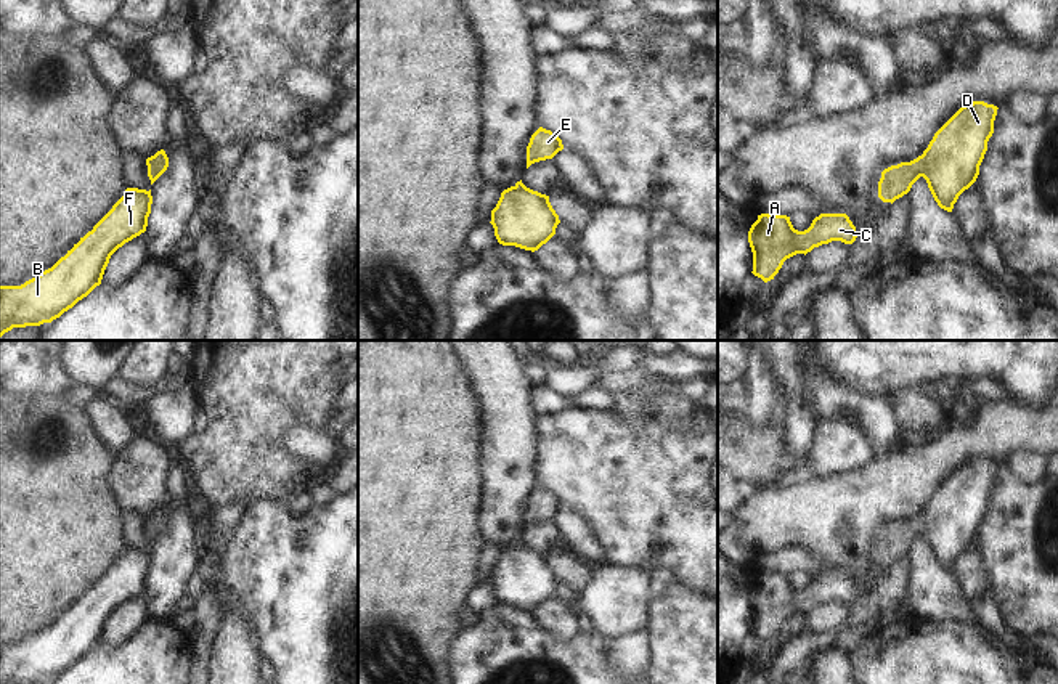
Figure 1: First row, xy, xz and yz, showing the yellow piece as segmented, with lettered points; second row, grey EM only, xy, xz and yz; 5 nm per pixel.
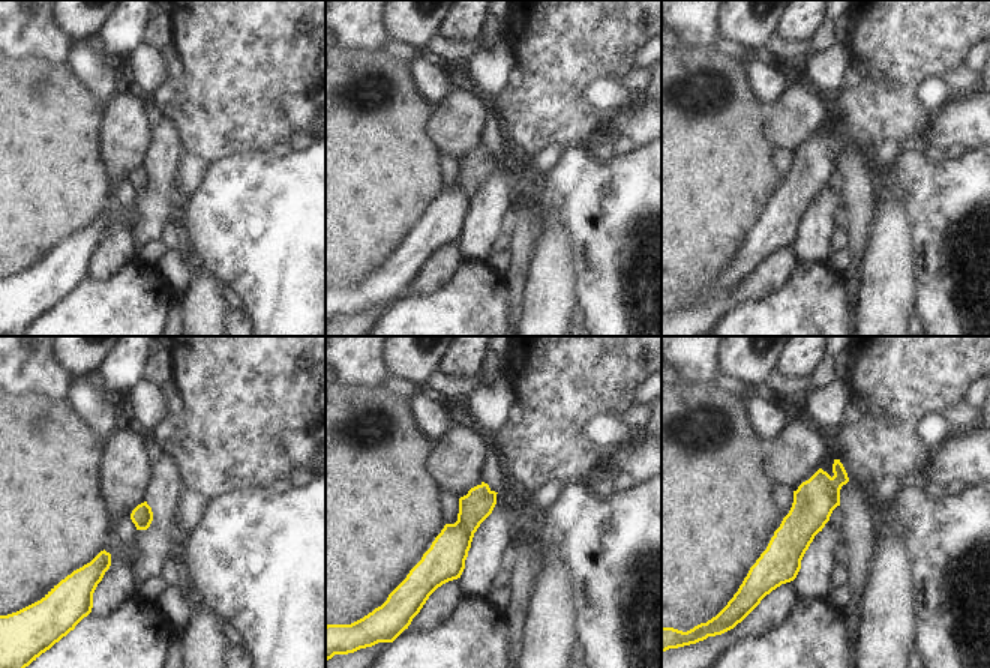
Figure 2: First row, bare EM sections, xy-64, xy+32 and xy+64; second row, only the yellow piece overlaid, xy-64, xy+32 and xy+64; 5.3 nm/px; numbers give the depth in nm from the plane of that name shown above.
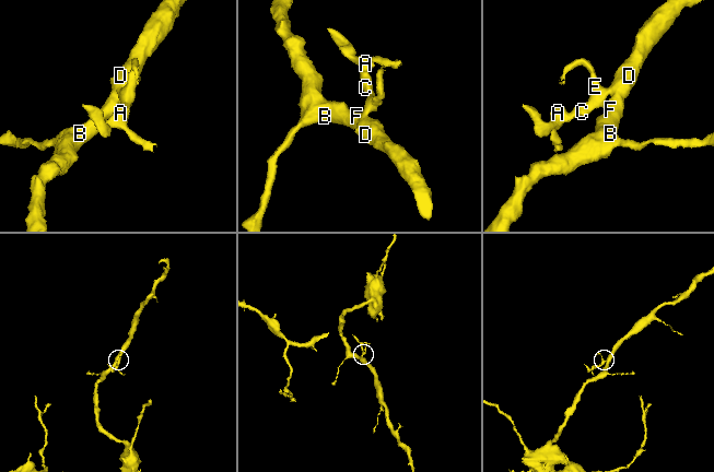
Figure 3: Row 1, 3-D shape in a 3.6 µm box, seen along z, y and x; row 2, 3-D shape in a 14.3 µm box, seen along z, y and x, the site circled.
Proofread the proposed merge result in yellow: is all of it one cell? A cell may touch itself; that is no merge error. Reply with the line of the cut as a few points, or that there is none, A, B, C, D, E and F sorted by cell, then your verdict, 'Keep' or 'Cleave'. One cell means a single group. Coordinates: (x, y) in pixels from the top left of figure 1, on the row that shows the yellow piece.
No split. Groups: A B C D E F. Keep

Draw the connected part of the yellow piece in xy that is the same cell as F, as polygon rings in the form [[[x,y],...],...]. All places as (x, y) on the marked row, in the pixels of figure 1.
[[[127,188],[112,209],[51,268],[21,286],[0,286],[0,337],[13,328],[40,326],[59,318],[101,284],[111,255],[146,231],[151,189]]]

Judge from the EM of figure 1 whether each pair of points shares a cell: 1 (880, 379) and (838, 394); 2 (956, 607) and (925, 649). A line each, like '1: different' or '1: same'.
1: different
2: different

